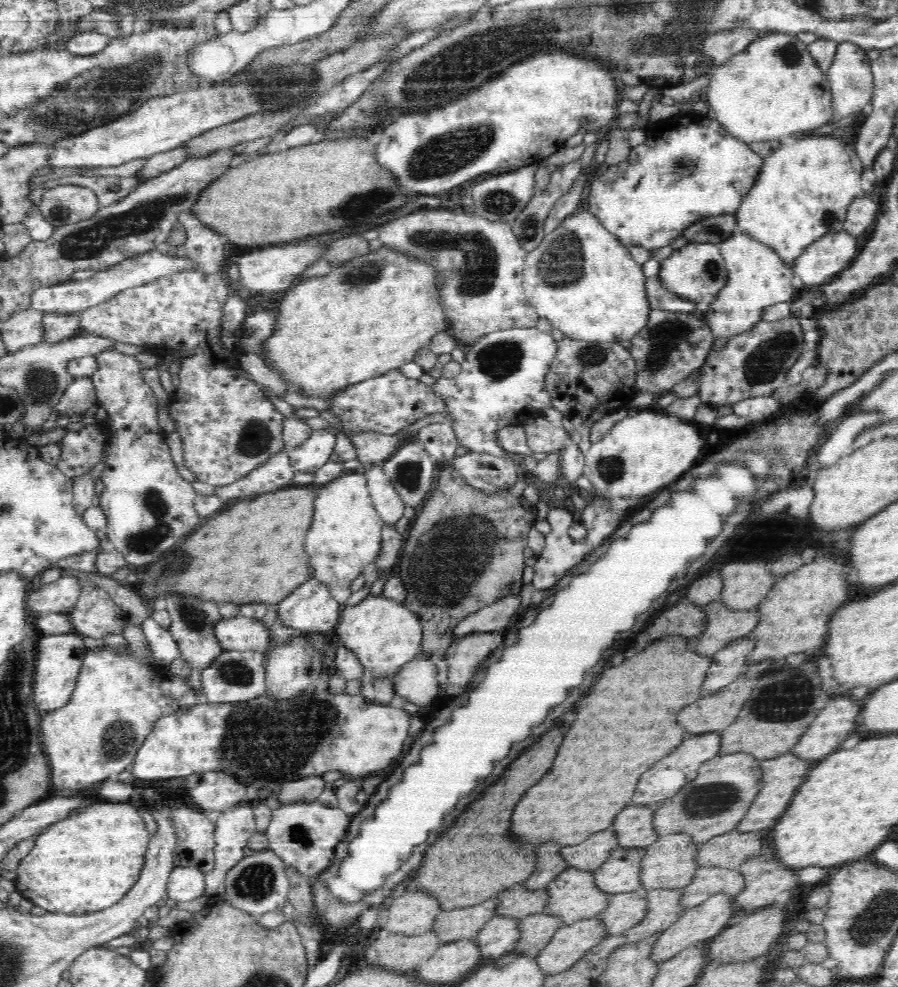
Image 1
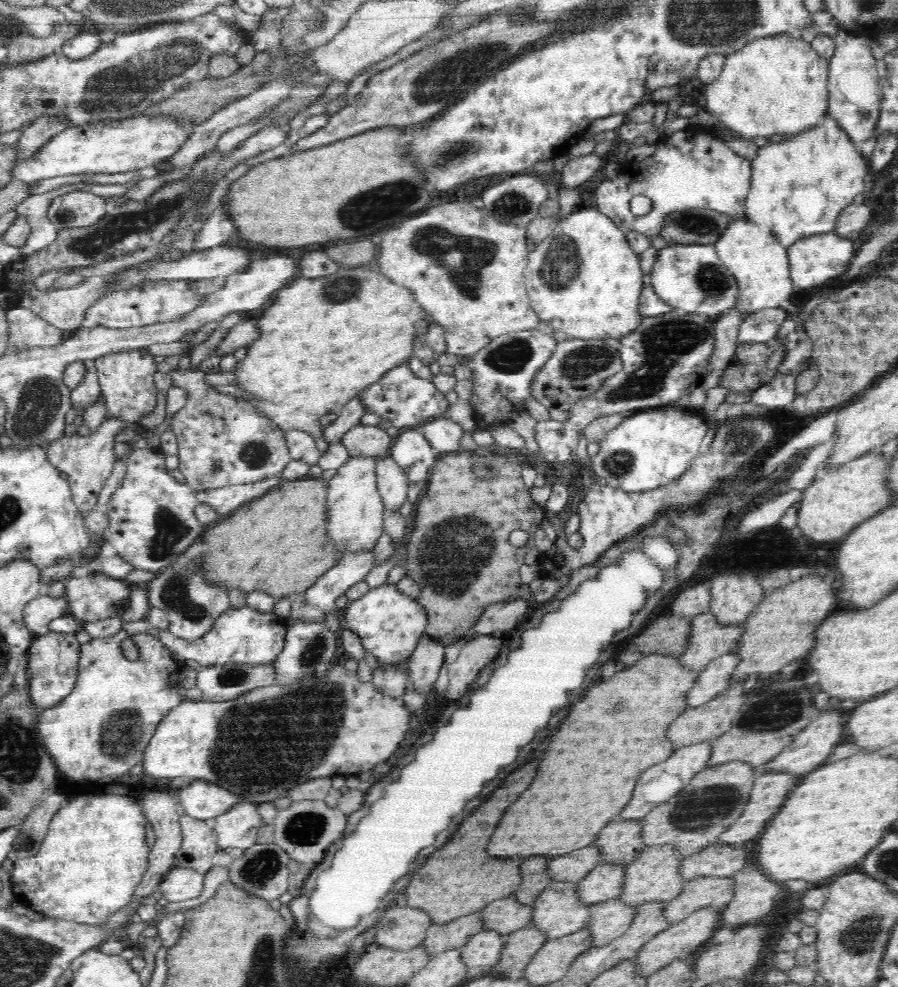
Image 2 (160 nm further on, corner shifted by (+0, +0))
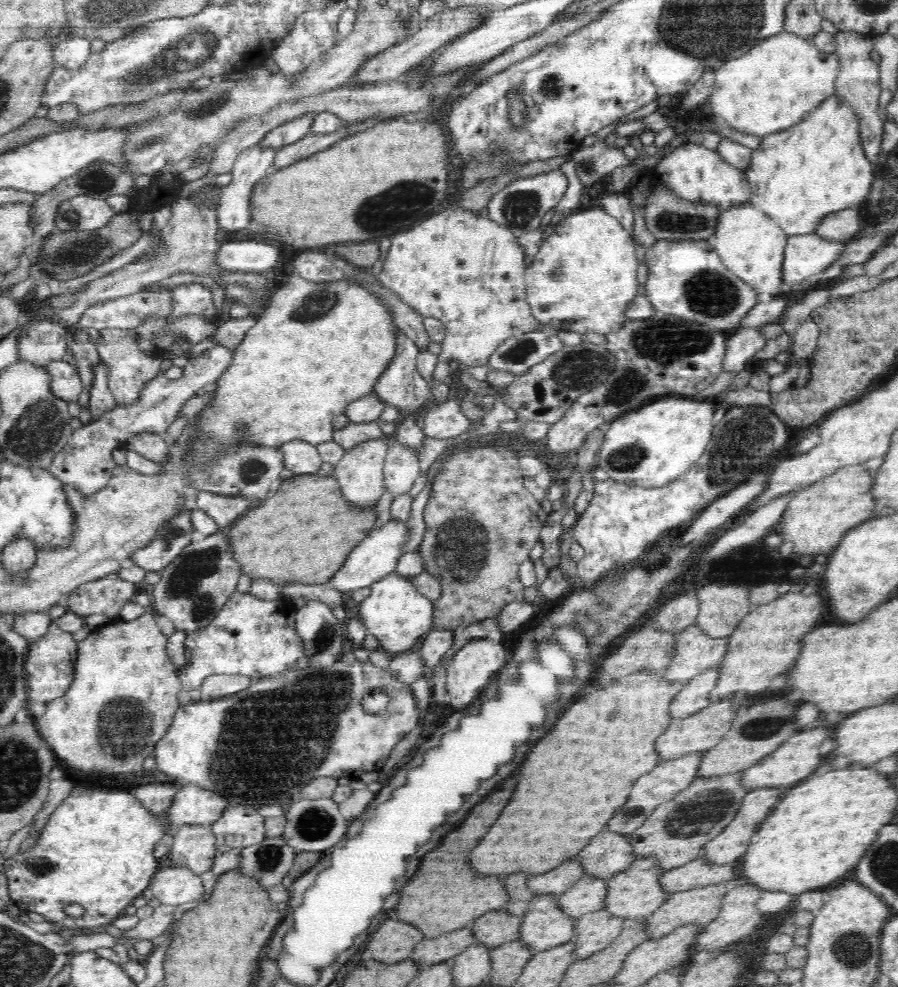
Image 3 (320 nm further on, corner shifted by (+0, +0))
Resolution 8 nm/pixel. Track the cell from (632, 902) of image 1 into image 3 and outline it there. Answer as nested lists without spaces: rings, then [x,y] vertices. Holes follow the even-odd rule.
[[[603,908],[575,919],[573,962],[610,946],[623,931],[623,921],[624,918],[614,917]]]

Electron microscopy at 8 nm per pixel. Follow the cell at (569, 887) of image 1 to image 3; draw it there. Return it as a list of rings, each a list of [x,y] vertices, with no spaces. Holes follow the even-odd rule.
[[[540,894],[536,895],[526,909],[524,920],[520,927],[521,942],[525,944],[532,952],[538,953],[564,942],[574,940],[575,938],[575,919],[566,917],[564,912],[559,909],[558,894]]]

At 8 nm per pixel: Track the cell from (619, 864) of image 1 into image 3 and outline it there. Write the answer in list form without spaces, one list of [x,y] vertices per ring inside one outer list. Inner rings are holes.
[[[584,875],[580,881],[576,881],[559,895],[559,909],[566,917],[574,919],[602,909],[609,880]]]

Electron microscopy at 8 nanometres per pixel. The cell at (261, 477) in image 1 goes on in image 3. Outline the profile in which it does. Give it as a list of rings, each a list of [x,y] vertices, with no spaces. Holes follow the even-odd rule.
[[[200,491],[197,494],[196,502],[199,510],[206,512],[210,518],[216,521],[220,531],[222,528],[232,526],[238,520],[238,516],[242,516],[248,508],[252,508],[250,500],[206,491]]]

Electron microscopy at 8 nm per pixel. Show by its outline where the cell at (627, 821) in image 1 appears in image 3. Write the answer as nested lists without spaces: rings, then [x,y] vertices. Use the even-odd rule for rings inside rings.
[[[604,830],[596,838],[592,838],[576,858],[584,869],[584,875],[611,879],[616,873],[628,868],[636,856],[628,835]]]

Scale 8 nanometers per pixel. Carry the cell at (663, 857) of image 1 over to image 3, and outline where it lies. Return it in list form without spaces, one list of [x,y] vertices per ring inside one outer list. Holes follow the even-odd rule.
[[[635,859],[634,862],[618,872],[607,882],[607,895],[603,904],[603,909],[610,912],[614,917],[624,919],[646,918],[653,914],[655,910],[669,898],[667,892],[659,885],[660,876],[664,876],[663,868],[659,867],[656,859]]]

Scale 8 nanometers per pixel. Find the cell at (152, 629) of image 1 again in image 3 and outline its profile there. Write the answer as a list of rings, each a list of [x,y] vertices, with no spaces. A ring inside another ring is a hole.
[[[234,593],[208,626],[187,633],[185,648],[192,655],[190,664],[177,670],[183,690],[199,689],[212,674],[262,678],[287,670],[304,656],[304,641],[296,631],[294,611],[289,598],[264,600],[250,593]]]

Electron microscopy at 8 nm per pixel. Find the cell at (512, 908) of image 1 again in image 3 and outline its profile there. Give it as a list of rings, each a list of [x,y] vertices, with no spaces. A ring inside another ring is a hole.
[[[505,907],[486,912],[470,924],[475,942],[491,949],[512,940],[519,940],[520,927],[524,916],[508,915]]]

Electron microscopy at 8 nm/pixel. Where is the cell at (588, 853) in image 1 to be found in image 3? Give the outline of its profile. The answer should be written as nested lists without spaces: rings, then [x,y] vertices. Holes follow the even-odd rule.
[[[571,858],[564,864],[560,864],[544,874],[528,878],[527,888],[533,890],[536,895],[558,894],[568,890],[576,881],[580,881],[585,872],[578,858]]]

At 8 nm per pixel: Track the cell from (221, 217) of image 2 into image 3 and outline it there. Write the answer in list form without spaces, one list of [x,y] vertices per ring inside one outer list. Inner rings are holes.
[[[255,144],[250,148],[245,148],[240,152],[239,156],[236,157],[231,170],[232,181],[230,181],[228,185],[222,186],[222,192],[220,192],[220,198],[218,198],[218,226],[232,232],[232,234],[237,230],[251,226],[250,196],[252,196],[252,188],[254,188],[256,182],[267,176],[266,170],[273,165],[276,153],[277,149],[274,147]]]

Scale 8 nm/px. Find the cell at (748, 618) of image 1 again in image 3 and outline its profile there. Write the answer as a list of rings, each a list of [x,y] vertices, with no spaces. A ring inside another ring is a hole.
[[[696,624],[688,626],[676,634],[675,653],[664,678],[672,682],[687,682],[708,668],[719,665],[726,654],[728,639],[728,636],[706,636]]]

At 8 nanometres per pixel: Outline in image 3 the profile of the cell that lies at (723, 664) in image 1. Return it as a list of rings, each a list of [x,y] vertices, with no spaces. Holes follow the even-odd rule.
[[[714,666],[708,668],[706,671],[696,675],[686,682],[686,686],[676,694],[676,698],[670,704],[670,716],[672,718],[686,718],[694,712],[698,712],[703,708],[708,708],[713,703],[708,700],[708,694],[718,680],[722,666]]]

